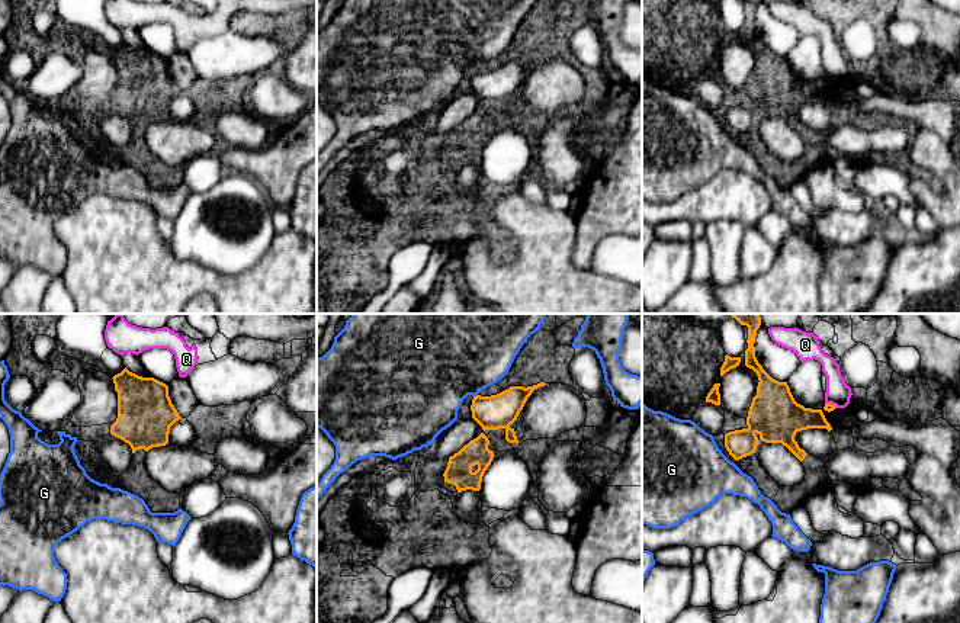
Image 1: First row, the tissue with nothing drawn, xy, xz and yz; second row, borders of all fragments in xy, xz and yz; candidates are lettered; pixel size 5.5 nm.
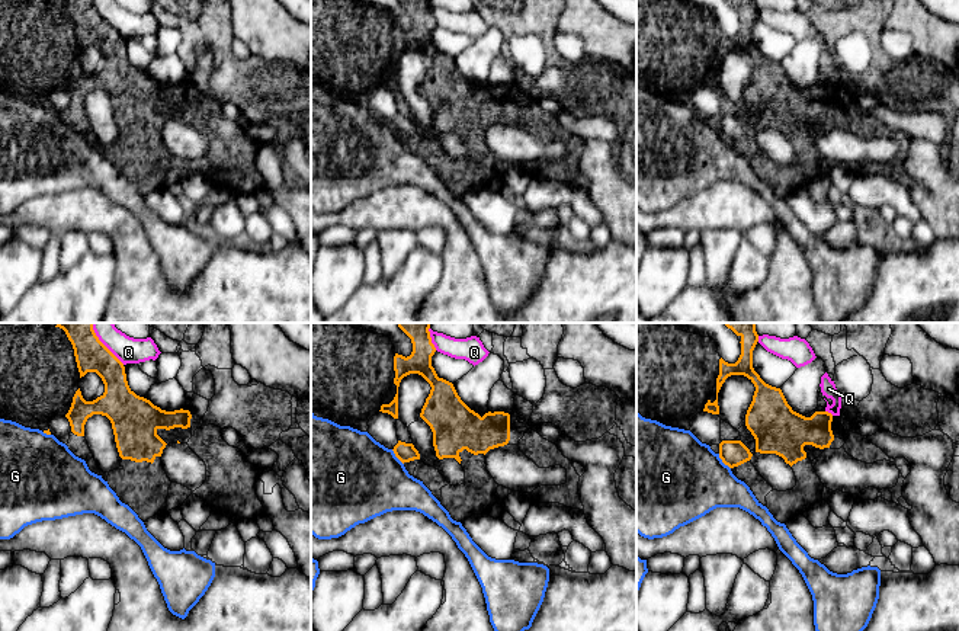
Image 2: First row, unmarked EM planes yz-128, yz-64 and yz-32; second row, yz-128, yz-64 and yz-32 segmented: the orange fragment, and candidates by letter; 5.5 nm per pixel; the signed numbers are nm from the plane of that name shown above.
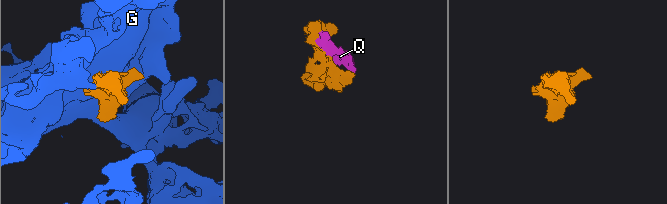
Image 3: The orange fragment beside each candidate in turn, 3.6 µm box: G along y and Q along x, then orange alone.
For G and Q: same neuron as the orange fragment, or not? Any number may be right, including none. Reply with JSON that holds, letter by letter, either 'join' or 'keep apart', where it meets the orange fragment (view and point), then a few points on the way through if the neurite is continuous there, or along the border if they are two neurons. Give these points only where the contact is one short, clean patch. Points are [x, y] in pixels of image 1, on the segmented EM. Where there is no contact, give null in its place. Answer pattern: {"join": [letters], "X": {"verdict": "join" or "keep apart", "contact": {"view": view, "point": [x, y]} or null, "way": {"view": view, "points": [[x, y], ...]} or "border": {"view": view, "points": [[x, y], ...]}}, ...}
{"join": [], "G": {"verdict": "keep apart", "contact": {"view": "xz", "point": [477, 395]}, "border": {"view": "xz", "points": [[477, 394], [474, 397]]}}, "Q": {"verdict": "keep apart", "contact": {"view": "yz", "point": [831, 404]}}}

